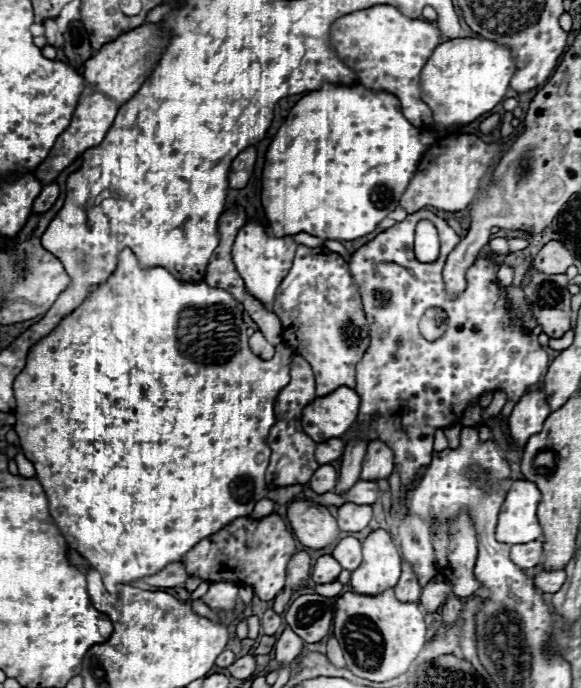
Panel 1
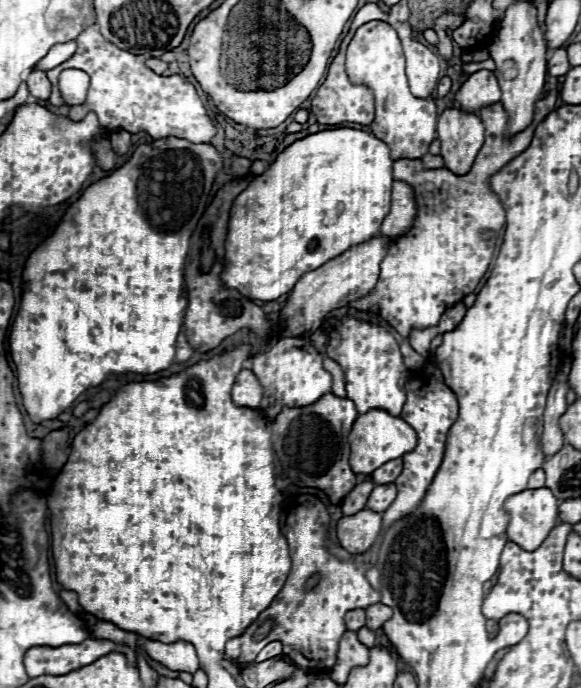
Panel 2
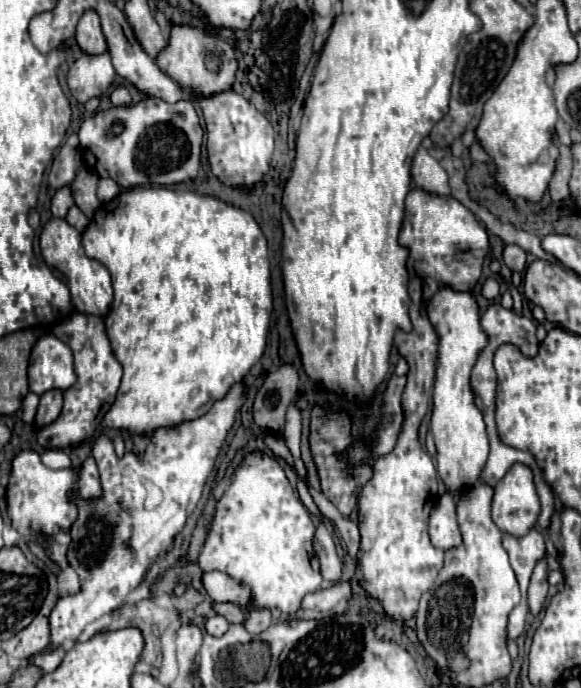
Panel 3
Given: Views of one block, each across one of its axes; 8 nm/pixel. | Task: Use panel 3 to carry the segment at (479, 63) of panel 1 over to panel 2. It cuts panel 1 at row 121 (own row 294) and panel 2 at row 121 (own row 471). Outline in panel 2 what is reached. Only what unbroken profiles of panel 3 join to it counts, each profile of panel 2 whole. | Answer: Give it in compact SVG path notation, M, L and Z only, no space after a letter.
M448 108L438 118L438 138L442 142L444 166L462 176L470 170L484 144L484 124L476 114Z

